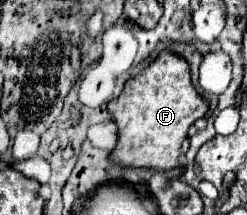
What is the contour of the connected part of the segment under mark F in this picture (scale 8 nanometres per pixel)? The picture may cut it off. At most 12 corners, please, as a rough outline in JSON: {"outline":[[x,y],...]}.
{"outline":[[162,51],[108,103],[110,161],[180,165],[208,111],[182,57]]}

